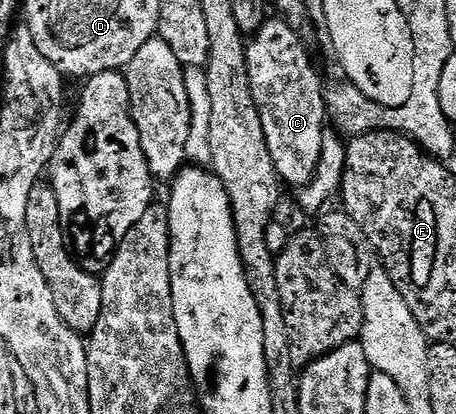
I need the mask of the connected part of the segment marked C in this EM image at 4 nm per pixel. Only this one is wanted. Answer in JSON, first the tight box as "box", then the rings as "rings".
{"box":[246,18,328,186],"rings":[[[281,18],[267,19],[257,32],[249,37],[246,45],[248,62],[248,82],[252,86],[252,98],[258,107],[260,122],[264,126],[264,138],[268,142],[268,154],[272,154],[274,168],[283,181],[297,186],[305,186],[318,170],[324,151],[324,133],[328,119],[323,92],[324,80],[314,69],[310,56],[306,53],[303,37]]]}

